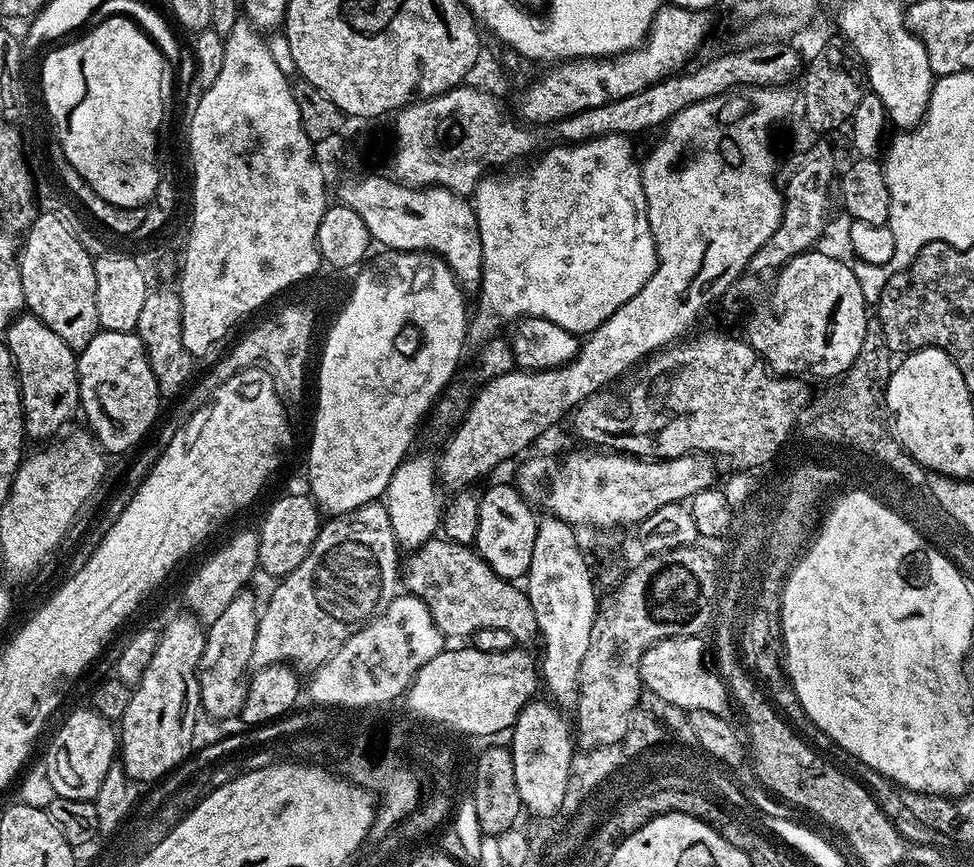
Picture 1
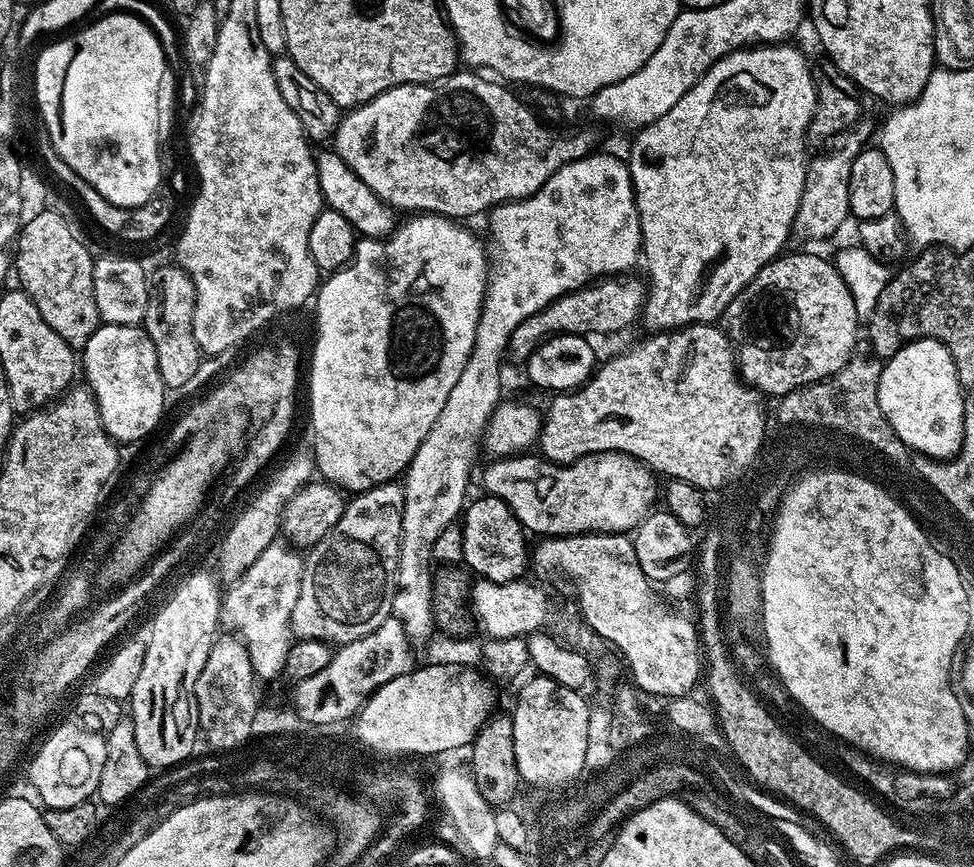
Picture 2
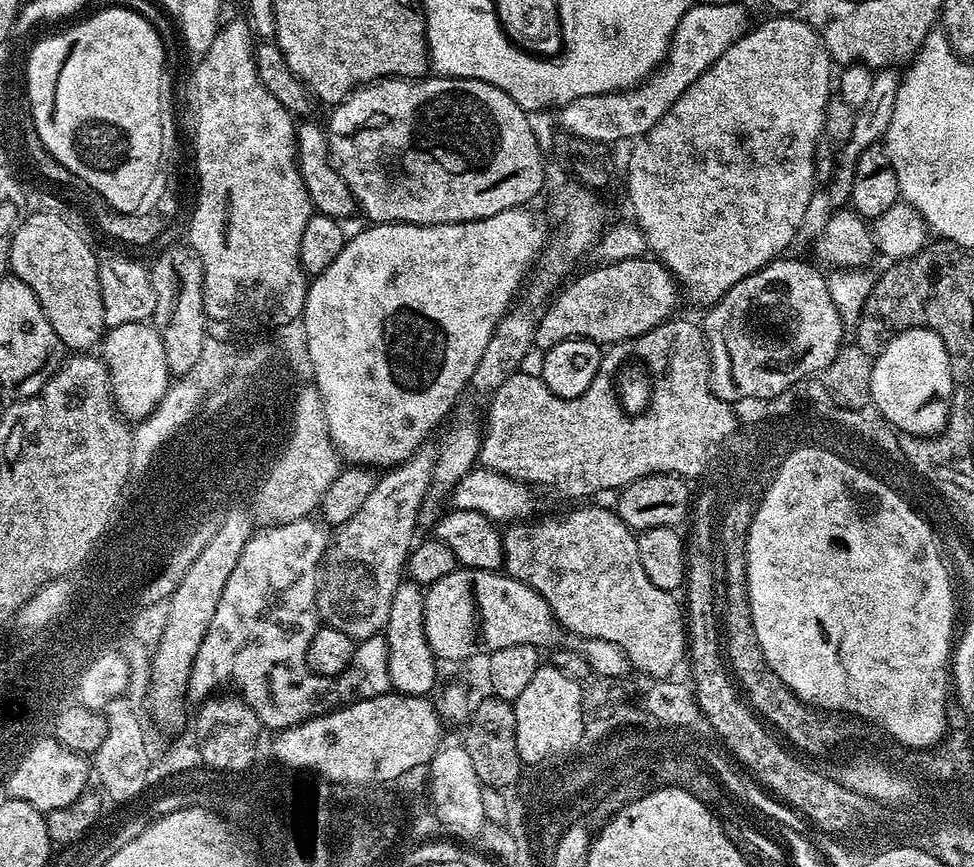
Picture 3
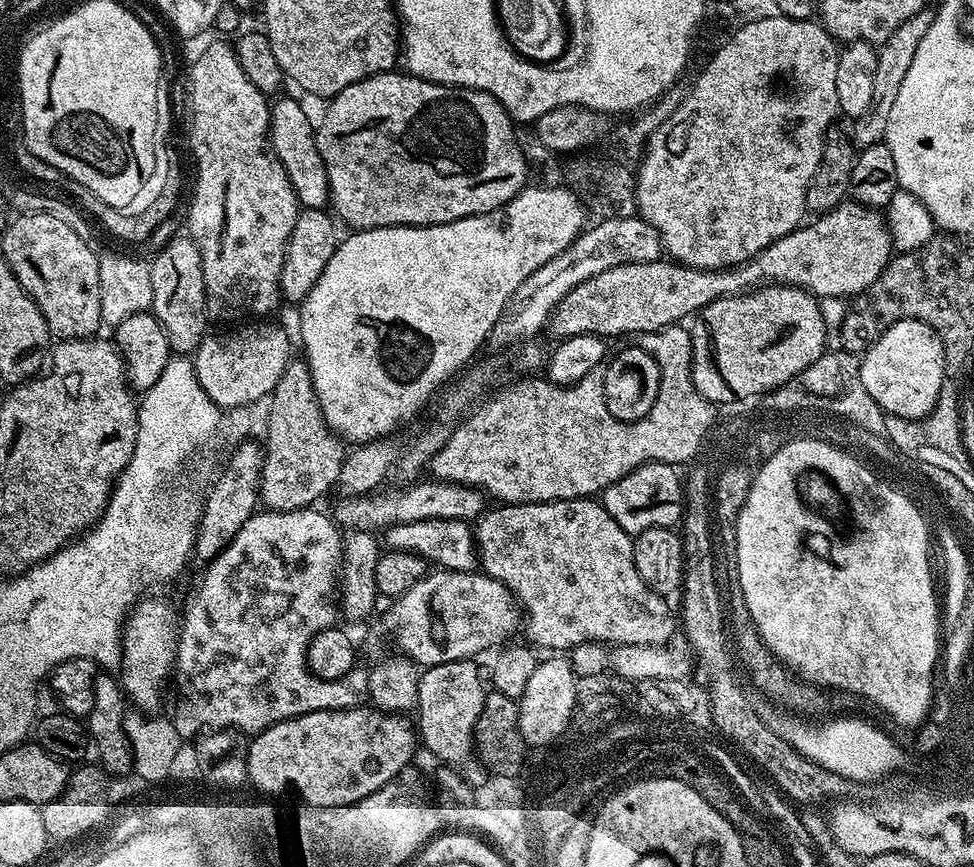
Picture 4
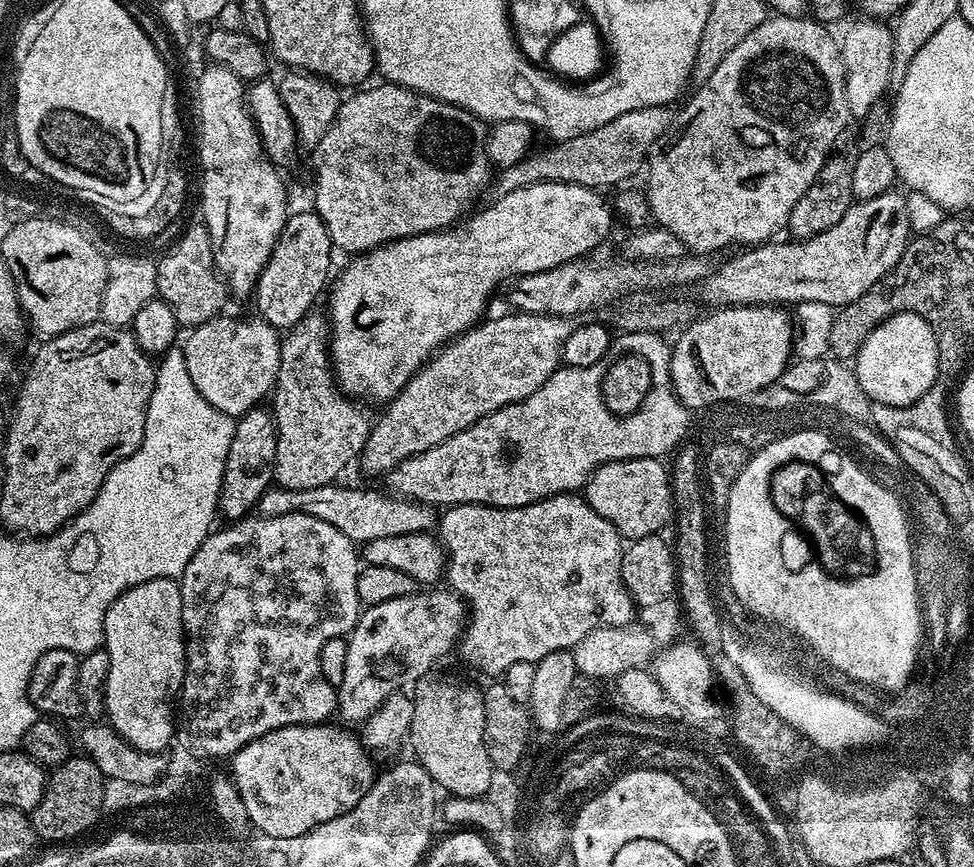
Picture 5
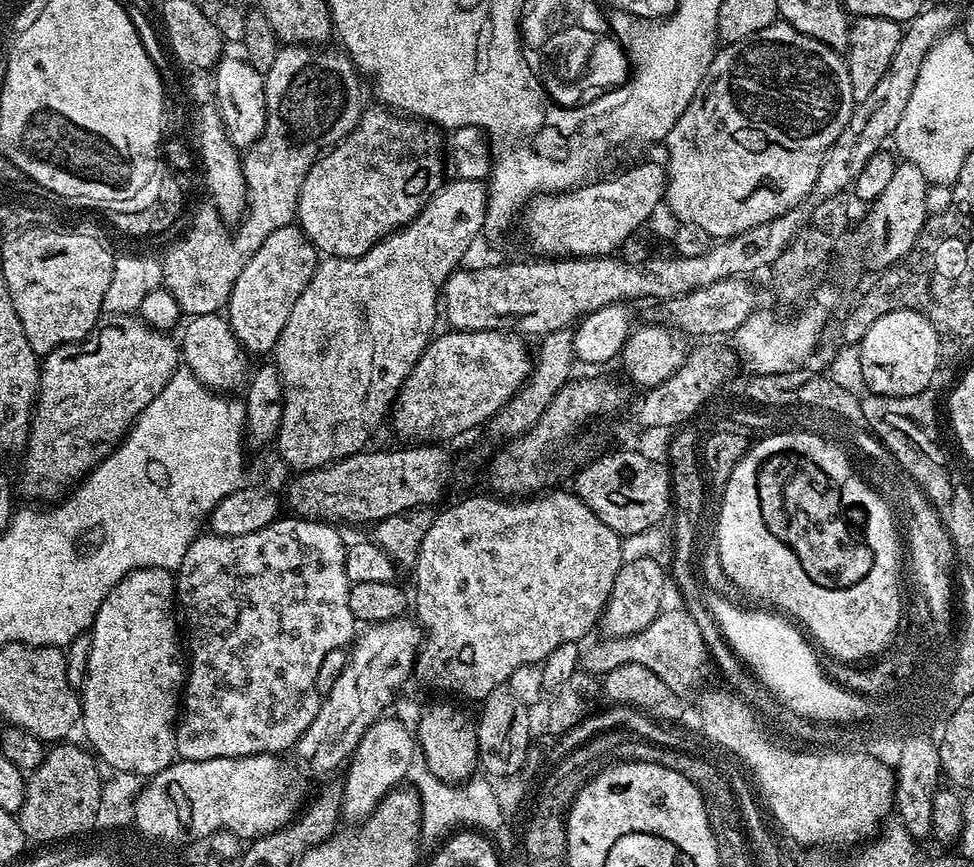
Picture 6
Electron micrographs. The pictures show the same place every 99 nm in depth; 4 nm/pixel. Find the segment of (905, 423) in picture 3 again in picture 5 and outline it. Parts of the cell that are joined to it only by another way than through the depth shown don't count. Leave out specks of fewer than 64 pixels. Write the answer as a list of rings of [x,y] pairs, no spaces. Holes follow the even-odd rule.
[[[903,312],[892,316],[873,330],[870,338],[862,346],[854,361],[854,371],[862,390],[872,402],[886,406],[910,406],[930,390],[930,386],[937,383],[940,372],[940,349],[936,347],[936,339],[932,327],[918,314]]]

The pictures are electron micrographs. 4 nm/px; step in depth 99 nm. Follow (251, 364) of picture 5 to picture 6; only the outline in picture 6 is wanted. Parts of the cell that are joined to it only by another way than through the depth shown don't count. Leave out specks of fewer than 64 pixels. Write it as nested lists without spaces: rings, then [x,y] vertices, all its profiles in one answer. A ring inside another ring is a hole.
[[[211,312],[191,317],[187,323],[183,325],[184,341],[181,339],[178,344],[183,367],[193,372],[205,388],[210,388],[214,392],[232,394],[235,393],[232,392],[235,388],[243,389],[250,379],[250,356],[238,342],[227,319],[223,315]]]

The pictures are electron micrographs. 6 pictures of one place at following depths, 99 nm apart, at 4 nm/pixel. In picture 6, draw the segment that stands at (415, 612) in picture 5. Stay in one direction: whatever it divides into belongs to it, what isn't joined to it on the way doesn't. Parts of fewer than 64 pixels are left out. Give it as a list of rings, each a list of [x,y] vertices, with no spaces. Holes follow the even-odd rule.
[[[401,618],[367,625],[355,637],[350,648],[348,664],[334,682],[334,686],[321,699],[320,709],[314,722],[310,722],[308,729],[296,741],[294,752],[297,752],[316,772],[332,772],[340,763],[341,767],[351,757],[358,742],[362,742],[362,734],[366,734],[366,730],[370,730],[372,723],[387,713],[384,712],[387,708],[389,711],[393,707],[398,696],[396,691],[407,682],[408,675],[410,677],[413,675],[421,647],[422,629],[415,619]]]

